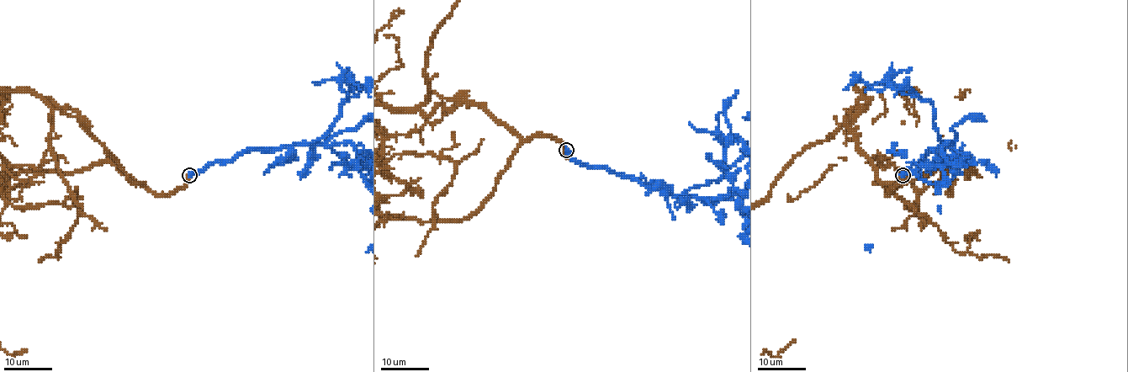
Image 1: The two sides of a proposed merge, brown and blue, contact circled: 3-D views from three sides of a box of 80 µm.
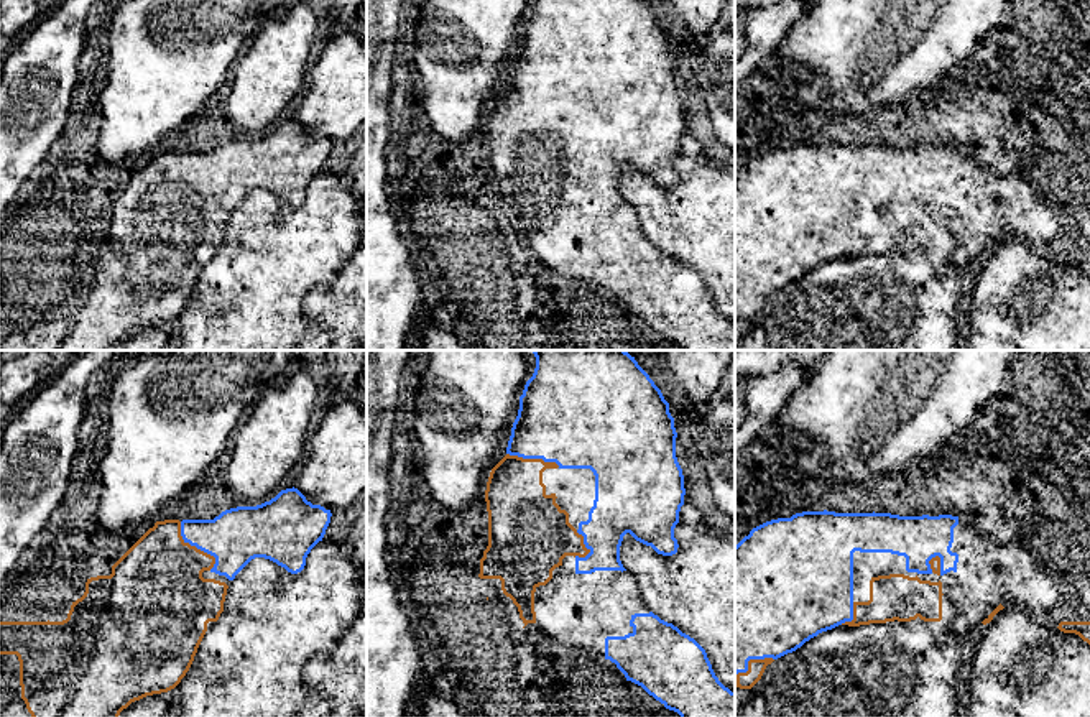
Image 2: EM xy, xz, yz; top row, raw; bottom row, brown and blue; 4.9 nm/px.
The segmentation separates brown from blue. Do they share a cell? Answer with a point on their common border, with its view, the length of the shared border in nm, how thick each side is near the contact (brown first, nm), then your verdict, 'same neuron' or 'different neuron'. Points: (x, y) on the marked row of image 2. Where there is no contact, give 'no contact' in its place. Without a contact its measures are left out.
xy (194, 546) | 280 nm | 440/280 nm | same neuron

